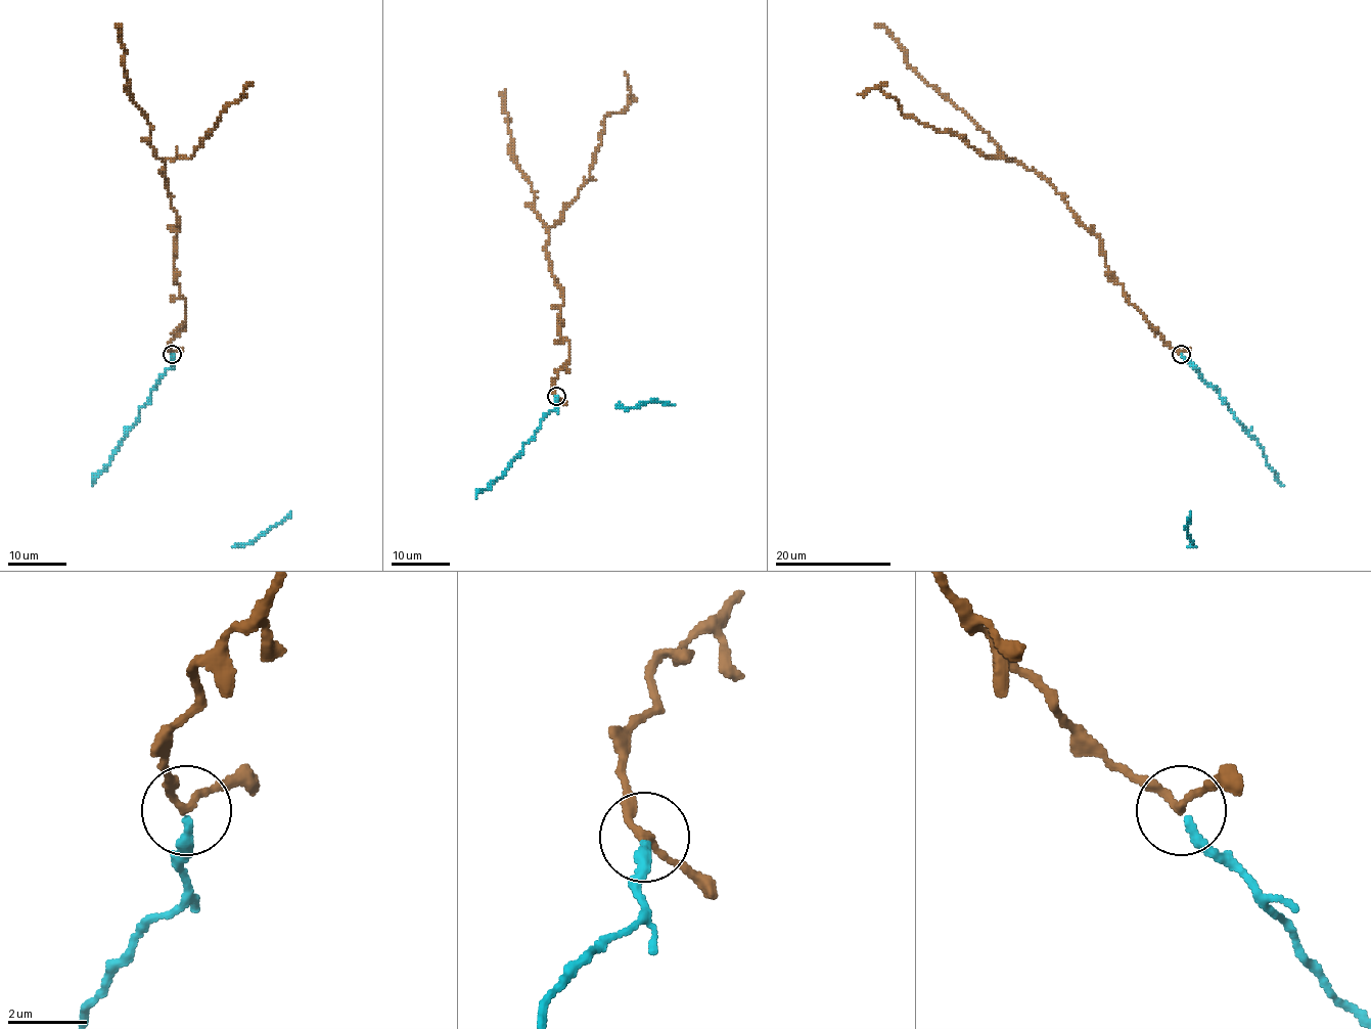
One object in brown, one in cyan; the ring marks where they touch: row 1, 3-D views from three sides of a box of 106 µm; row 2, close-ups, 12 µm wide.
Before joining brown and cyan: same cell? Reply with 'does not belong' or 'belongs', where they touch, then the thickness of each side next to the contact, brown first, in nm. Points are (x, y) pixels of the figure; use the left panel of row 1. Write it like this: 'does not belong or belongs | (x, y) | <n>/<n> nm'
belongs | (172, 354) | 170/240 nm

